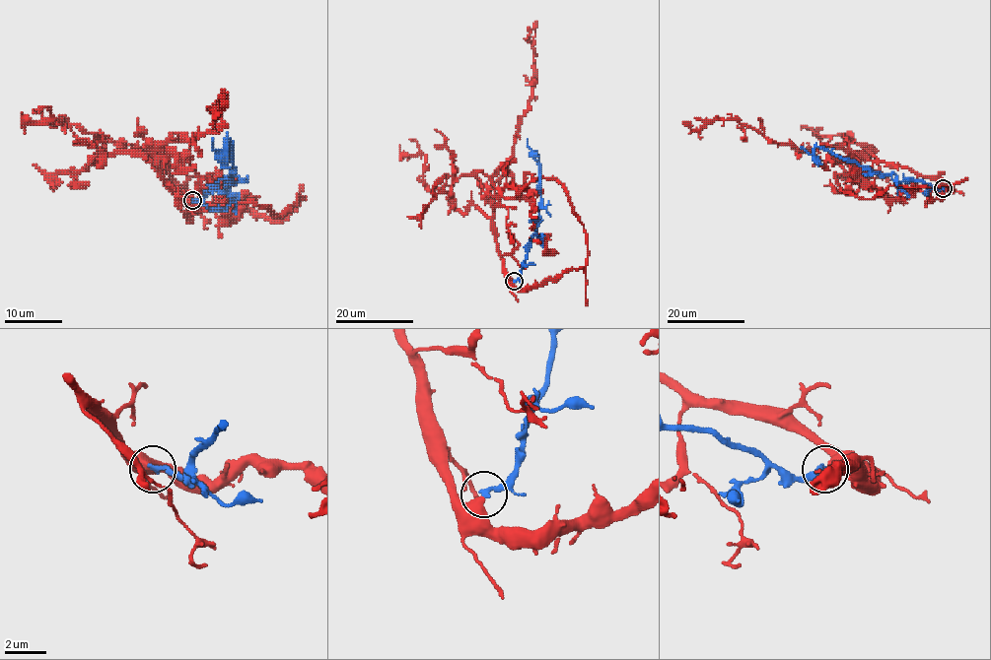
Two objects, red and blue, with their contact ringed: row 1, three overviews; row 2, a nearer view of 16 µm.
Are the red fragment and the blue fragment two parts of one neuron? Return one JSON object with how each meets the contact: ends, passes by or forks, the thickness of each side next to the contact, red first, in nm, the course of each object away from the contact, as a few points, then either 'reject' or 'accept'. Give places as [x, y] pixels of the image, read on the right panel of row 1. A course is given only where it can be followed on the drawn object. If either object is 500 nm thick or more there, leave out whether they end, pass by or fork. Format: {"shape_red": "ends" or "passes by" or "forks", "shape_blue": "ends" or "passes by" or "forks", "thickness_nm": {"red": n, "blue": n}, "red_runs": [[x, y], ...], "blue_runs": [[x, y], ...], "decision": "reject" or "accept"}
{"shape_red": "ends", "shape_blue": "ends", "thickness_nm": {"red": 480, "blue": 220}, "red_runs": [[944, 188], [907, 168], [830, 144], [814, 150], [780, 144], [735, 119], [712, 119], [698, 130], [683, 122]], "blue_runs": [[944, 188], [939, 189], [921, 181], [898, 182], [828, 150], [814, 146], [812, 156], [801, 147]], "decision": "accept"}

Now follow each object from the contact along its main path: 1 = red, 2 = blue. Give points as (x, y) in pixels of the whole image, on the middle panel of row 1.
1: (514, 282), (497, 245), (490, 190), (528, 109), (529, 36), (536, 22)
2: (514, 282), (526, 259), (527, 244), (537, 227), (541, 199), (539, 160), (537, 153), (528, 145), (528, 139)

